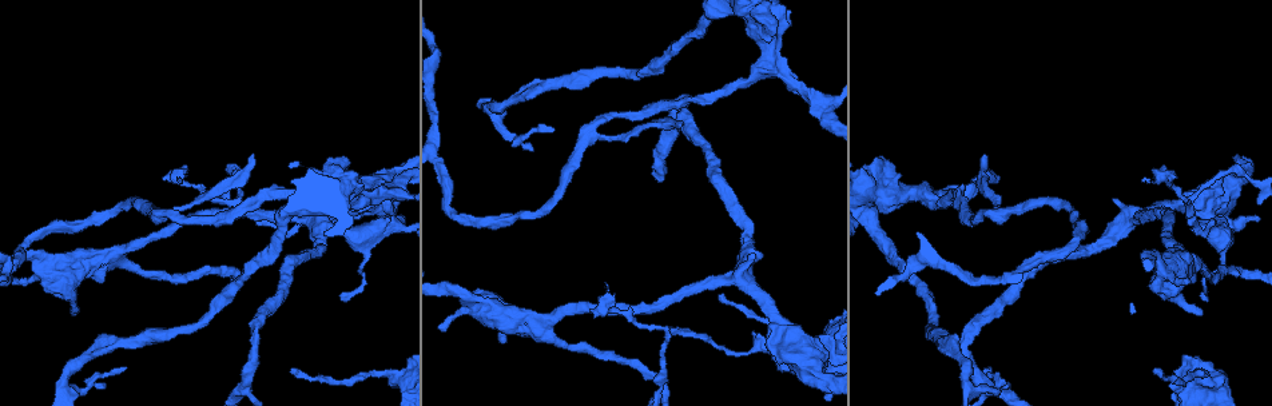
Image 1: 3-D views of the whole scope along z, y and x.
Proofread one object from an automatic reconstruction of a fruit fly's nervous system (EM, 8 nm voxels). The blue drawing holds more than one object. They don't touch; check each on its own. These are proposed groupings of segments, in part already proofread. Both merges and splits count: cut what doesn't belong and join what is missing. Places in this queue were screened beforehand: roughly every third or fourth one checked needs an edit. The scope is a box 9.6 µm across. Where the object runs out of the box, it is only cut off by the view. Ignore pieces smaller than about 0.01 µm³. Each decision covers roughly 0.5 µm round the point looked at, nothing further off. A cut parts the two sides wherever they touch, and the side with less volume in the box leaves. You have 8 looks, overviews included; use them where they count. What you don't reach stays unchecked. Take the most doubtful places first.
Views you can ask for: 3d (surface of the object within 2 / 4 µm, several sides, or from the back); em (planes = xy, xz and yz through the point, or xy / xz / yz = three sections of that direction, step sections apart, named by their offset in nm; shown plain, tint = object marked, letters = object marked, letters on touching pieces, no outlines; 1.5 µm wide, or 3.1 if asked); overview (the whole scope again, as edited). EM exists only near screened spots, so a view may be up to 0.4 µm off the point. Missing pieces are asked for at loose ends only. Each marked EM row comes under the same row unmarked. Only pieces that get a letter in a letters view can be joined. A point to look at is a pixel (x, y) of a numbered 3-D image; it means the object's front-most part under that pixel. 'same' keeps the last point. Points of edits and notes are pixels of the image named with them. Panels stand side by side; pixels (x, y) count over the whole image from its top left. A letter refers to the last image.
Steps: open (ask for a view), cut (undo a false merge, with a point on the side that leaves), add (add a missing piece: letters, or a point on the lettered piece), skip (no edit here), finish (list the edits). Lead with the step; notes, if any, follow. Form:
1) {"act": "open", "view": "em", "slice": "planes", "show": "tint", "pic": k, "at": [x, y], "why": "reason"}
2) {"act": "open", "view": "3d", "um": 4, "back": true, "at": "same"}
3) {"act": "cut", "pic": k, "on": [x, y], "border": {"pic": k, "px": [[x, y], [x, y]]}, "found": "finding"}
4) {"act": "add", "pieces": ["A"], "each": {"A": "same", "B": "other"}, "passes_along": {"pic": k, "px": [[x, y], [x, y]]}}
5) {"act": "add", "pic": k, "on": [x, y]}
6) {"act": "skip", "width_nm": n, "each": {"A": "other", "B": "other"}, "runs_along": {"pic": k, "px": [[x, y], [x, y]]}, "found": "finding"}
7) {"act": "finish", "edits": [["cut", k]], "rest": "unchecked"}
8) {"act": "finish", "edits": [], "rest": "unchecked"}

{"act": "open", "view": "em", "slice": "planes", "show": "tint", "pic": 1, "at": [383, 218], "why": "abrupt turn"}

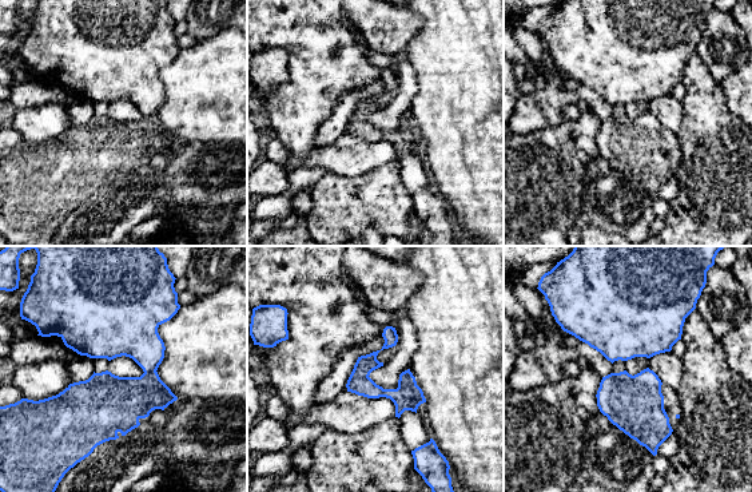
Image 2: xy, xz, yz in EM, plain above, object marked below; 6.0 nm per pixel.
{"act": "open", "view": "em", "slice": "planes", "show": "letters", "at": "same", "why": "see the neighbours"}

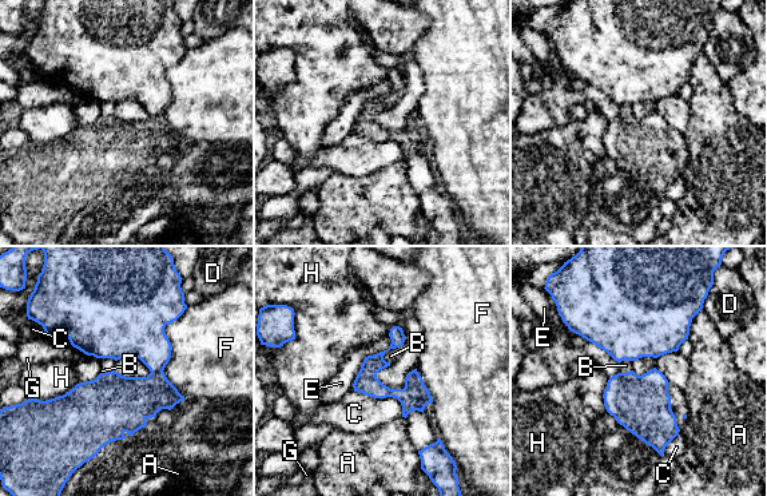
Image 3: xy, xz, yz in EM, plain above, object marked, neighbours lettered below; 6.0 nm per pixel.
{"act": "cut", "pic": 3, "on": [127, 401], "width_nm": 140, "each": {"A": "other", "B": "other", "C": "other", "D": "other", "E": "other", "F": "other", "G": "other", "H": "other"}, "border": {"pic": 3, "px": [[162, 370], [151, 373]]}, "found": "two cells meet here"}

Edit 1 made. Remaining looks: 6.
{"act": "open", "view": "overview", "why": "see it whole again"}

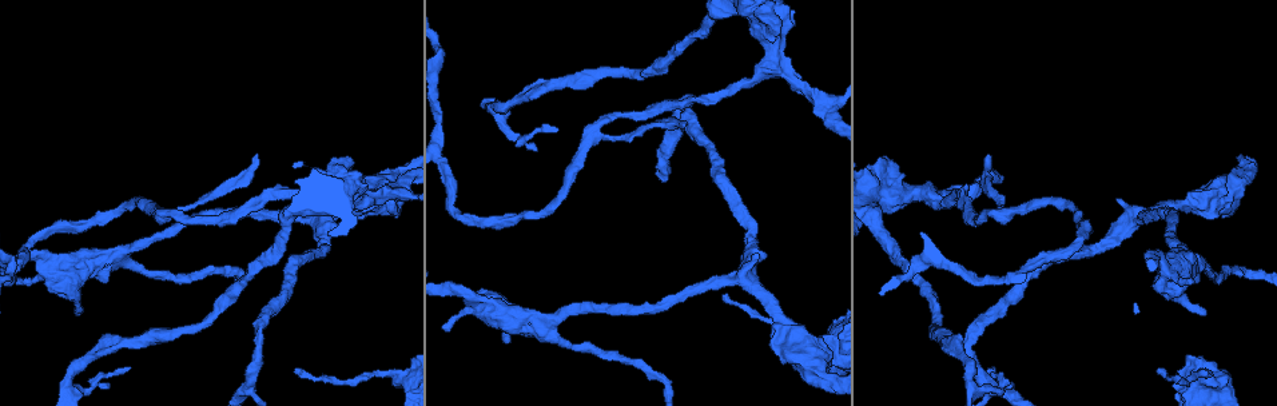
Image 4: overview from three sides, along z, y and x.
{"act": "open", "view": "3d", "um": 2, "pic": 4, "at": [295, 369], "why": "free end"}

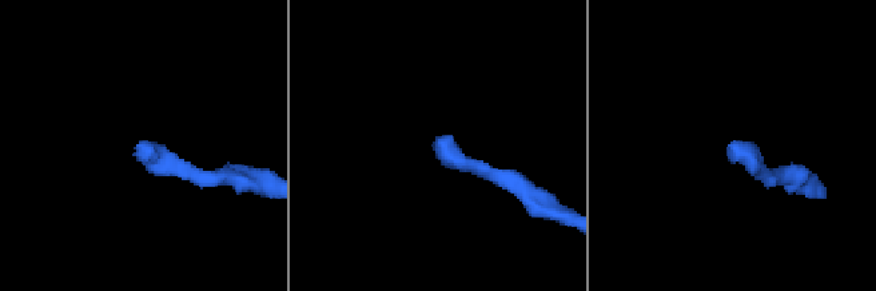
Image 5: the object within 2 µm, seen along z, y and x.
{"act": "open", "view": "em", "slice": "planes", "show": "letters", "pic": 5, "at": [140, 145]}

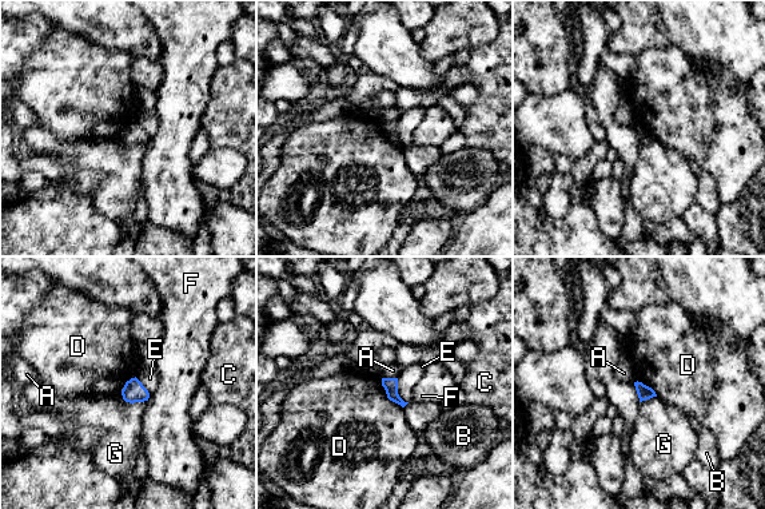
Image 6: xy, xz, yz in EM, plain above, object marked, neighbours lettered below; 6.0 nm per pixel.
{"act": "skip", "each": {"A": "other", "B": "other", "C": "other", "D": "other", "E": "other", "F": "other", "G": "other"}, "border": {"pic": 6, "px": [[381, 378], [386, 396], [402, 408]]}, "found": "none of them fits"}

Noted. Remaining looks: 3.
{"act": "finish", "edits": [["cut", 3]], "rest": "unchecked"}

